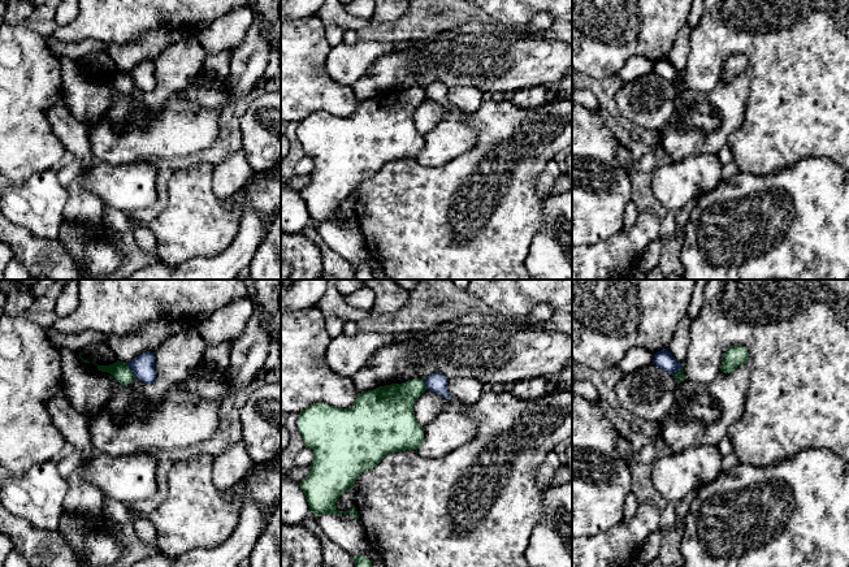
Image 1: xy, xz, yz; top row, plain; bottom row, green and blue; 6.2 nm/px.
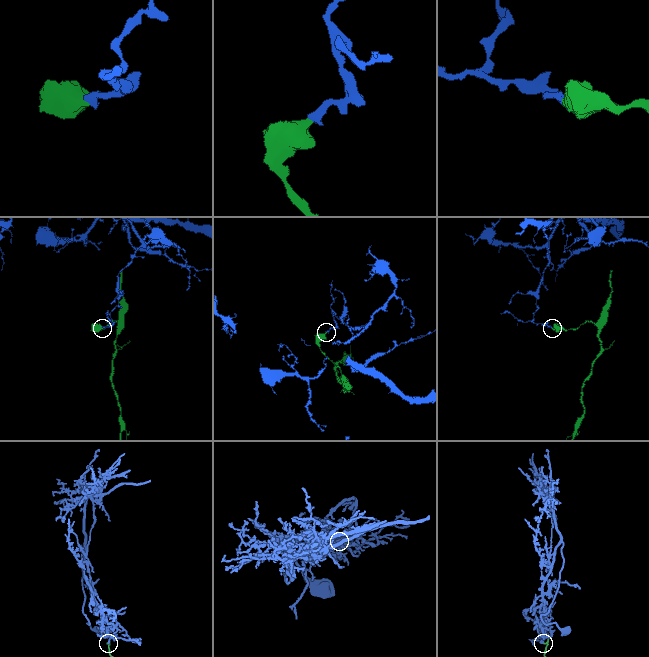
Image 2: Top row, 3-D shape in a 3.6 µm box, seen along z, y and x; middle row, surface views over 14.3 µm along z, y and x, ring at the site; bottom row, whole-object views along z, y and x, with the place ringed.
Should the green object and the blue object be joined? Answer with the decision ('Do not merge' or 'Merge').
Do not merge

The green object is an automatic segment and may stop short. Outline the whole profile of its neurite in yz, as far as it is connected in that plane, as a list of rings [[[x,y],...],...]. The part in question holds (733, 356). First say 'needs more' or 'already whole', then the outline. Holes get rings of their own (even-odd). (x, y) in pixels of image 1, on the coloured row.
already whole; [[[729,346],[722,359],[720,371],[723,373],[731,373],[737,367],[746,364],[749,352],[745,346]]]

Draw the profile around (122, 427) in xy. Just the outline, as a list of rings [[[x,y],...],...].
[[[125,386],[113,391],[100,412],[90,419],[91,443],[98,453],[121,456],[155,449],[183,449],[211,438],[218,425],[221,402],[202,398],[177,386],[170,388],[159,408],[139,404],[134,390]]]

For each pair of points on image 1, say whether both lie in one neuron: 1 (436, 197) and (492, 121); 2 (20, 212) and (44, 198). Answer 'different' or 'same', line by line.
1: same
2: same

